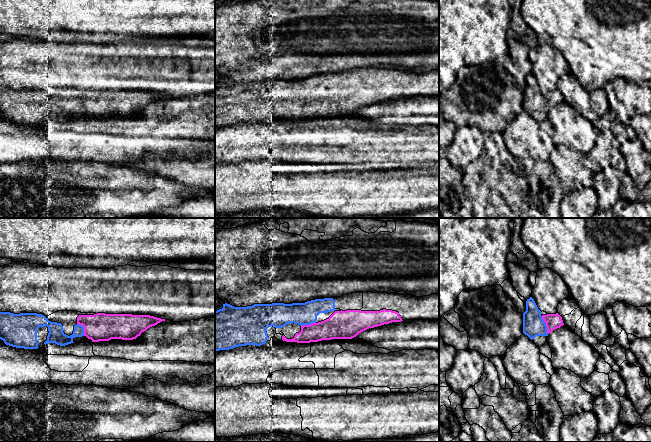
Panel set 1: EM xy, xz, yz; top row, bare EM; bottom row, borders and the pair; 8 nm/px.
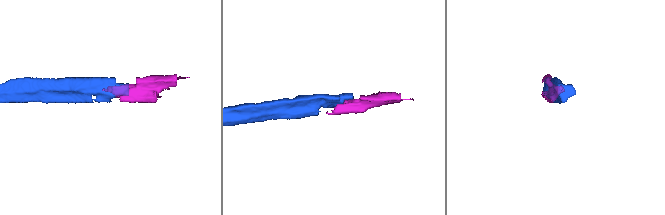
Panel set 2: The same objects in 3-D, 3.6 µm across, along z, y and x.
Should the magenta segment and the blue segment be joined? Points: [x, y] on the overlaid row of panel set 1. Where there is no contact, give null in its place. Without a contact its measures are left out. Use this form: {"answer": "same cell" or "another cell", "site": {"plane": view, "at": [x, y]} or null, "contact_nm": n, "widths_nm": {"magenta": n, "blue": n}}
{"answer": "same cell", "site": {"plane": "yz", "at": [546, 325]}, "contact_nm": 160, "widths_nm": {"magenta": 130, "blue": 180}}

